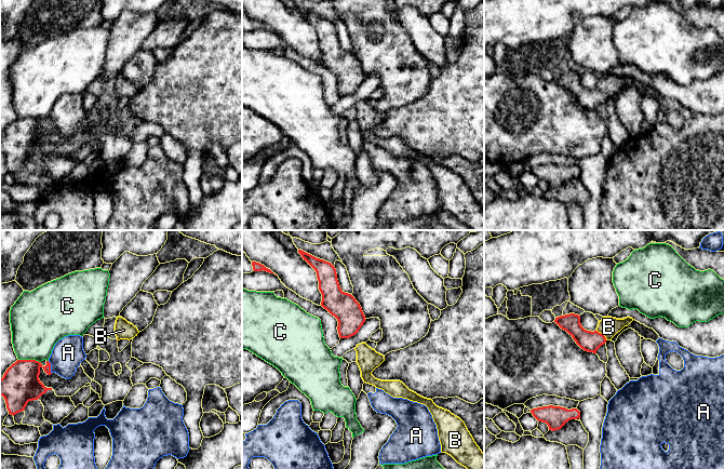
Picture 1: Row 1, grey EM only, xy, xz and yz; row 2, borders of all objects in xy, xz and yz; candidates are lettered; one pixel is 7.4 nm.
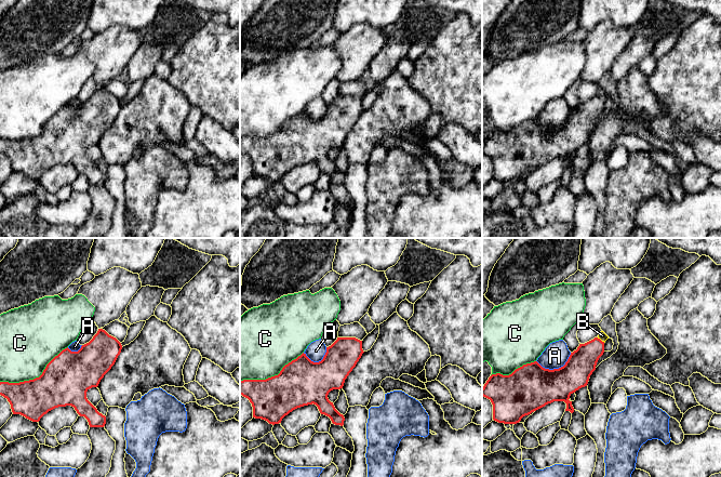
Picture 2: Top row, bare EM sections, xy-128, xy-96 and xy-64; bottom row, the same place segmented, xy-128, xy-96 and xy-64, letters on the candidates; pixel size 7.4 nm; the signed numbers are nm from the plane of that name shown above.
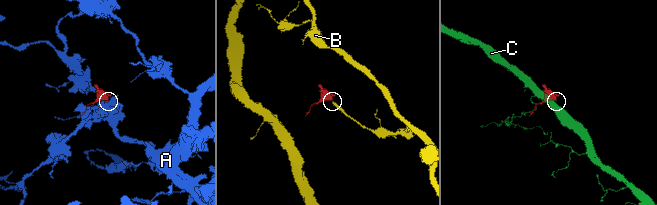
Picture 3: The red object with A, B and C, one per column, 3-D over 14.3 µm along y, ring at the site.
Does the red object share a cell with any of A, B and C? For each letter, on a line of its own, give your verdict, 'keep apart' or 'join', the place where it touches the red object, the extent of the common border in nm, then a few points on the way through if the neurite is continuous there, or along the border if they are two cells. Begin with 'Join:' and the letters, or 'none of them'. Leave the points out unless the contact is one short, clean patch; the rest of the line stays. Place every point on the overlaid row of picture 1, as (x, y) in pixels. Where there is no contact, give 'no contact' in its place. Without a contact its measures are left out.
Join: B
A: keep apart | xy (50, 367) | 100 nm | along xy (48, 361), (51, 373)
B: join | yz (602, 334) | 110 nm | across yz (590, 342), (602, 334), (608, 326)
C: keep apart | xy (29, 360) | 170 nm

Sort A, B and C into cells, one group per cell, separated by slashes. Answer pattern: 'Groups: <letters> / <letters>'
Groups: A / B / C

